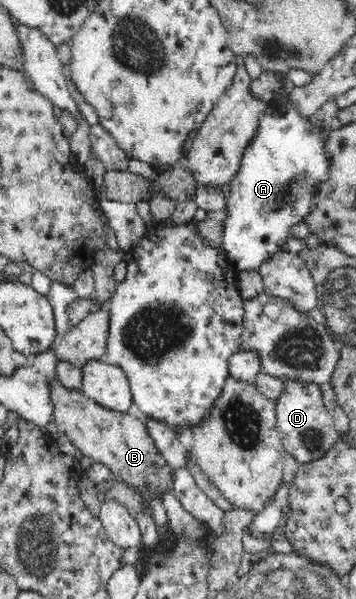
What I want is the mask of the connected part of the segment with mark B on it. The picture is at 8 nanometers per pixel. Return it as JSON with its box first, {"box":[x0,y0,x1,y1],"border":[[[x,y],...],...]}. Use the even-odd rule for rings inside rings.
{"box":[51,380,176,508],"border":[[[57,380],[54,381],[51,393],[55,402],[54,421],[58,430],[63,432],[82,454],[89,456],[98,464],[104,464],[110,470],[112,478],[116,478],[117,482],[124,482],[130,490],[134,490],[140,496],[140,500],[146,508],[150,508],[152,498],[158,498],[166,506],[165,496],[170,493],[175,496],[176,471],[158,450],[157,443],[150,434],[147,423],[138,418],[133,418],[128,413],[115,413],[104,409],[86,397],[83,392],[64,389]]]}

